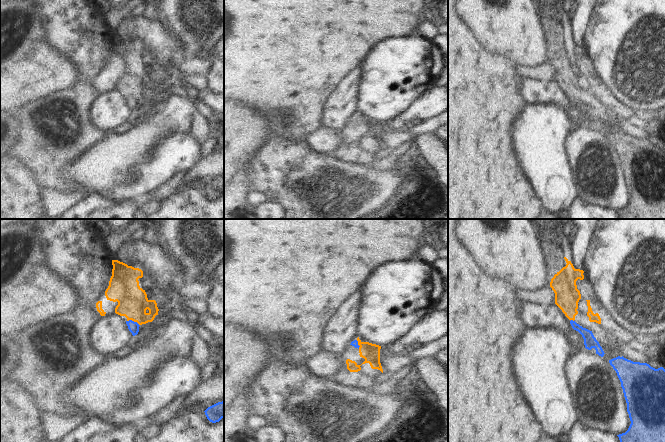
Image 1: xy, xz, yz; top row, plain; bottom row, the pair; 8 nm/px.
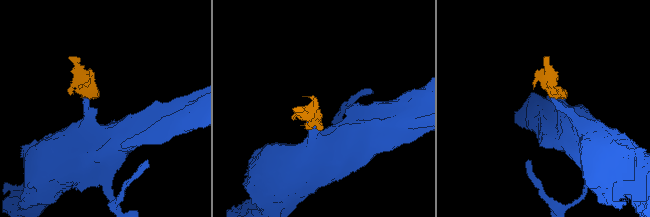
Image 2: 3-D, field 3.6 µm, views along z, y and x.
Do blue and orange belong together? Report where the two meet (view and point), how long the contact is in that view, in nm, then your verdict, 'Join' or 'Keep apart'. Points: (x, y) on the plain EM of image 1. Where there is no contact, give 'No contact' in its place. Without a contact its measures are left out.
Touches blue at xy (133, 97). Shared border 110 nm. Join.

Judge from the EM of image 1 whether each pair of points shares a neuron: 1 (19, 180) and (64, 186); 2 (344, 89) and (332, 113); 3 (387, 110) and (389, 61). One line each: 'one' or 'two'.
1: two
2: one
3: one

